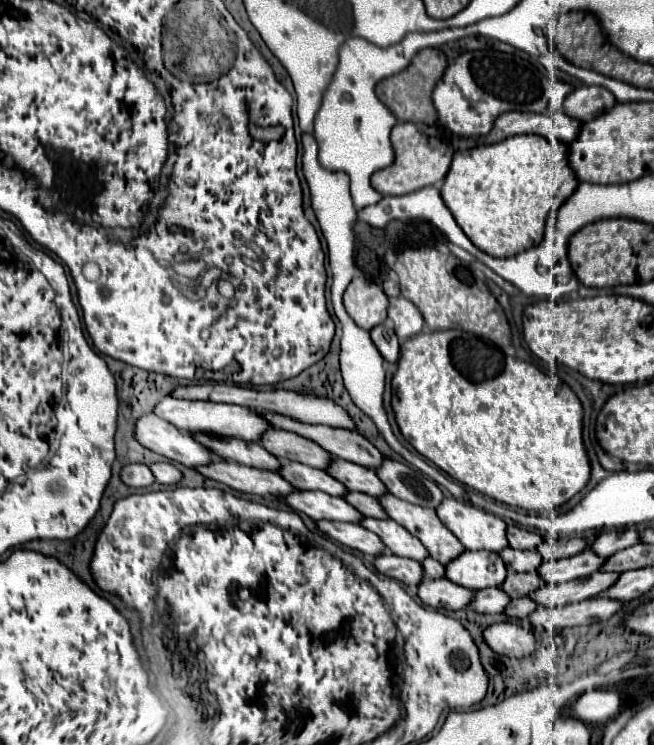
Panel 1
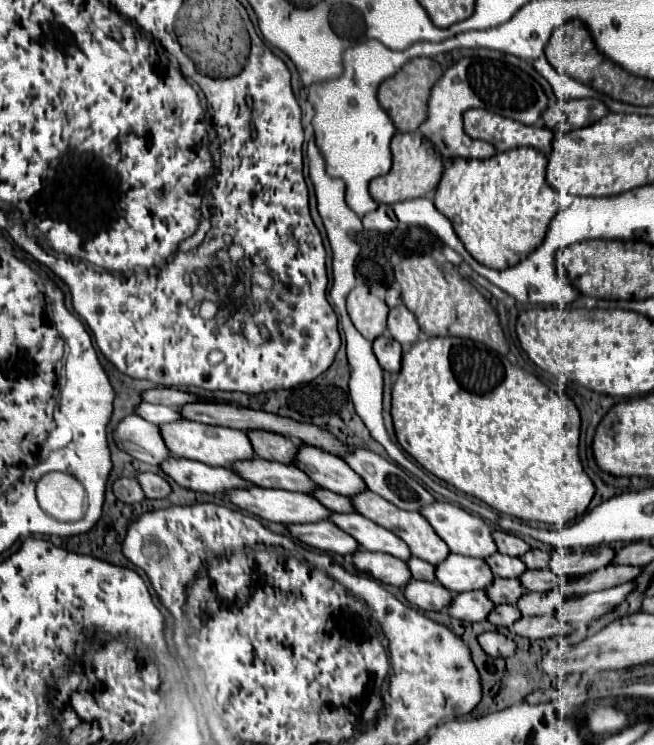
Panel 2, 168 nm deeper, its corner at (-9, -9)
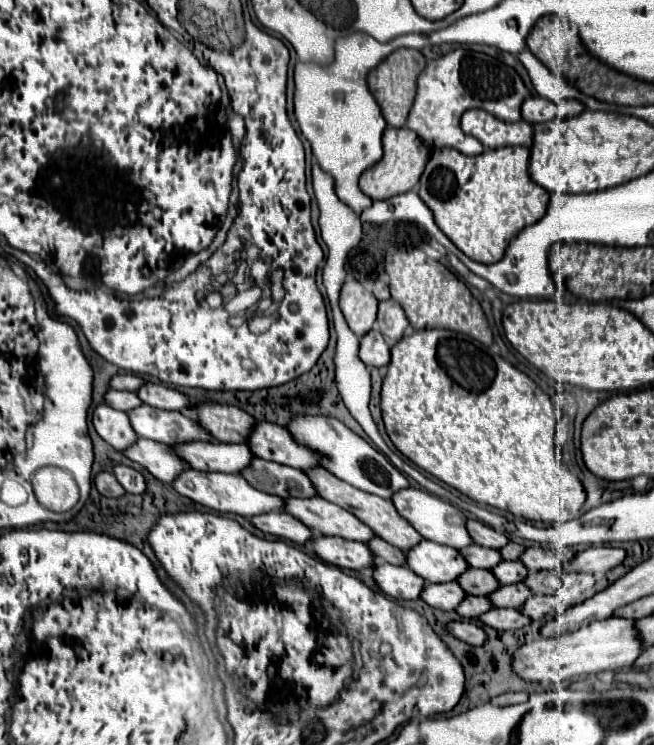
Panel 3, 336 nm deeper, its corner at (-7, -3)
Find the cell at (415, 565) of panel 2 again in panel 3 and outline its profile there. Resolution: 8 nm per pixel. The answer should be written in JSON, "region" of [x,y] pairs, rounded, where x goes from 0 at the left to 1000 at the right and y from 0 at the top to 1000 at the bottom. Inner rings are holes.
{"region":[[[570,722],[564,728],[564,736],[576,749],[586,749],[589,754],[595,754],[601,760],[622,760],[622,741],[598,733],[595,728],[586,728],[583,722]]]}

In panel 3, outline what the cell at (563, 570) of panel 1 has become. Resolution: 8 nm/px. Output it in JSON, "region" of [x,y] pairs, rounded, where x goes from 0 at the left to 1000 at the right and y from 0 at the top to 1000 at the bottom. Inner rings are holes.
{"region":[[[766,754],[763,760],[757,760],[751,765],[757,770],[757,776],[766,781],[766,784],[791,784],[791,781],[800,781],[809,770],[806,760],[800,760],[800,754]]]}

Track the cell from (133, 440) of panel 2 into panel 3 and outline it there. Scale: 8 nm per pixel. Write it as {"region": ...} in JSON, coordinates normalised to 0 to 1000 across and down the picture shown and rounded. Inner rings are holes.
{"region":[[[164,542],[145,548],[142,572],[145,572],[148,583],[164,596],[170,596],[176,604],[185,604],[185,607],[213,591],[206,577],[200,577],[200,566],[194,561],[194,553],[182,553],[176,548],[167,548]]]}

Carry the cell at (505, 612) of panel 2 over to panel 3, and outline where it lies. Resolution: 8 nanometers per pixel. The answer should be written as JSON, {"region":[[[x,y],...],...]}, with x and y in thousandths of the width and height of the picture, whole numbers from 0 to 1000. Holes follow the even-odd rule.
{"region":[[[717,800],[705,808],[705,813],[699,816],[699,824],[705,824],[708,830],[732,830],[735,824],[742,824],[751,816],[754,816],[751,805],[732,803],[732,800]]]}

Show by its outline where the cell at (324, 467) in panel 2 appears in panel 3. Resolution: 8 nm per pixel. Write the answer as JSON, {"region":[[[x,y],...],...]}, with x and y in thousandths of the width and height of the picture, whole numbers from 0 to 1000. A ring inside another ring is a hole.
{"region":[[[396,566],[390,572],[390,583],[381,585],[378,596],[390,612],[433,626],[457,631],[491,626],[491,615],[472,604],[472,599],[457,599],[439,574],[420,572],[414,566]]]}

